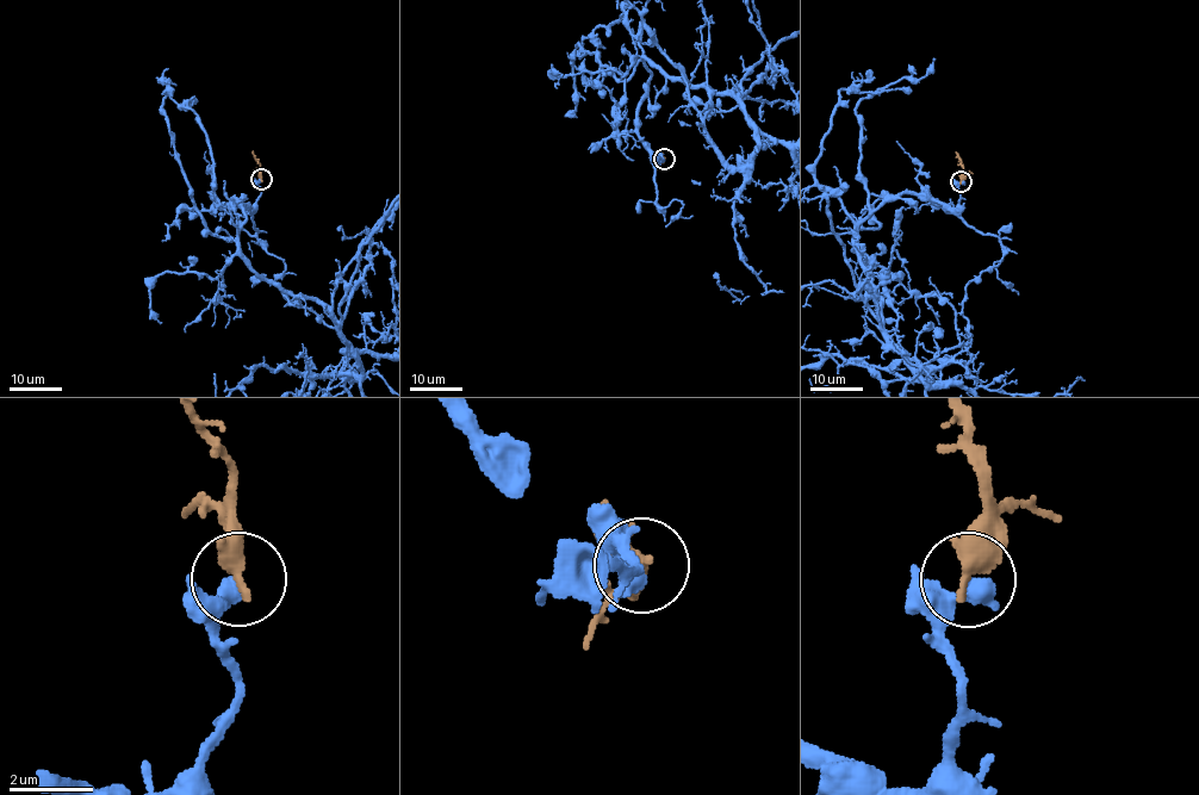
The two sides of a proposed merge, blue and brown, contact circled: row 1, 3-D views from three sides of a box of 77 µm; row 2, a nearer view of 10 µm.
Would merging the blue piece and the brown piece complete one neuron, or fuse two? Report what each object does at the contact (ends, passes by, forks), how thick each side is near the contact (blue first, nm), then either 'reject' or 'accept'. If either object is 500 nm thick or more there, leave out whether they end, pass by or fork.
480/500 nm | reject

